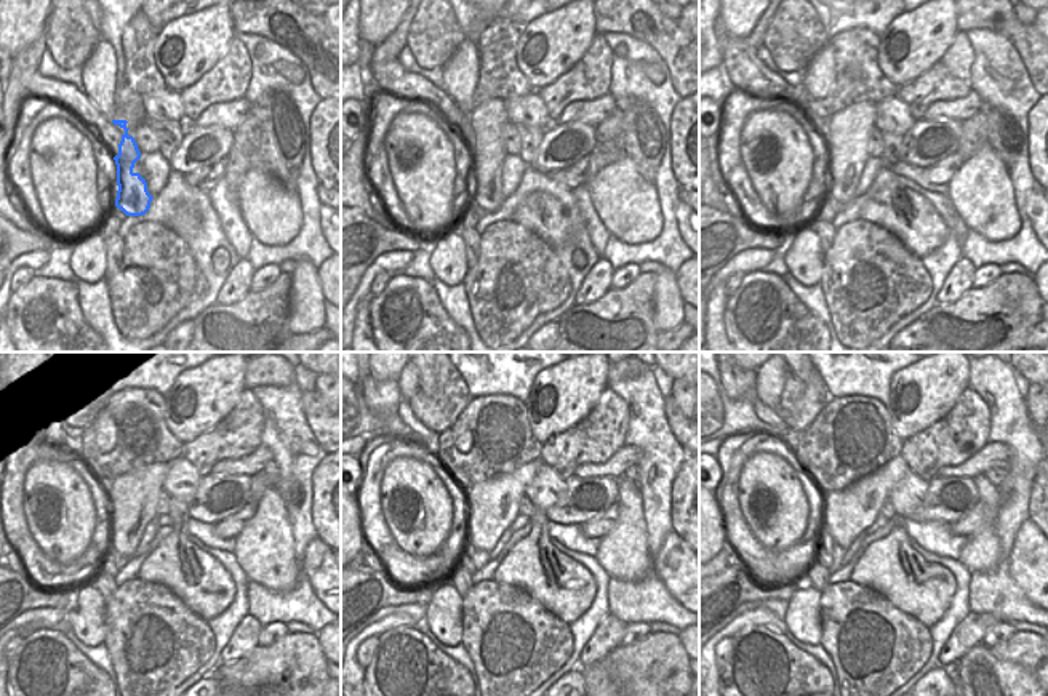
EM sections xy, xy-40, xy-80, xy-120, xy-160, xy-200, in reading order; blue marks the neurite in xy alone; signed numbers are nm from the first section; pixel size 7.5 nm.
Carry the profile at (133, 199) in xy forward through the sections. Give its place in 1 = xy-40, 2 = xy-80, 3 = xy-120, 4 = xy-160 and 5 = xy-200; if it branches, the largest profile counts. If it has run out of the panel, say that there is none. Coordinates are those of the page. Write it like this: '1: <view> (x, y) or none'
1: xy-40 (487, 192)
2: xy-80 (842, 183)
3: xy-120 (124, 540)
4: xy-160 (480, 516)
5: xy-200 (837, 514)

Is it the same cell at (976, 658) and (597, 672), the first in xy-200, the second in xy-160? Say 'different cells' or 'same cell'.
different cells

